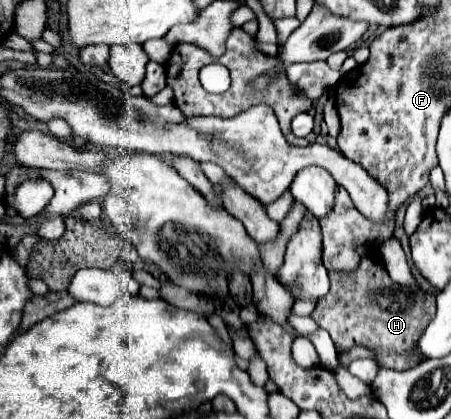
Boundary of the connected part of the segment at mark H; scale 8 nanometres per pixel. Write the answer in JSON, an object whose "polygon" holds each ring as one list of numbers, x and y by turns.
{"polygon":[[363,257,353,271,329,271,331,291,317,301,311,317,329,331,339,353,355,345,375,351,381,367,405,371,409,369,409,349,435,317,435,295,415,295,411,289,391,281,387,269,375,257]]}

